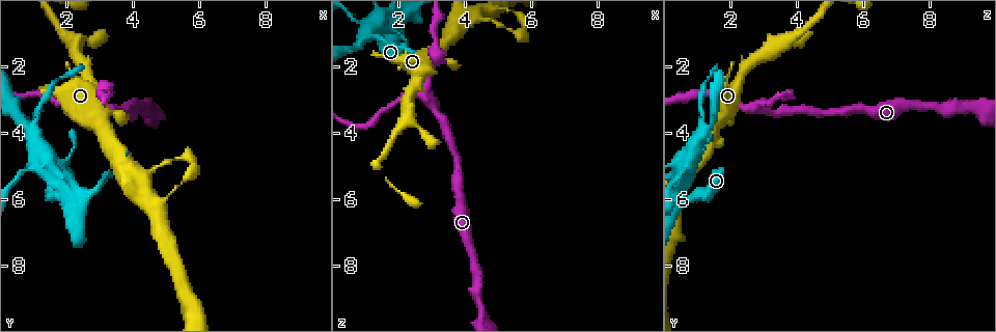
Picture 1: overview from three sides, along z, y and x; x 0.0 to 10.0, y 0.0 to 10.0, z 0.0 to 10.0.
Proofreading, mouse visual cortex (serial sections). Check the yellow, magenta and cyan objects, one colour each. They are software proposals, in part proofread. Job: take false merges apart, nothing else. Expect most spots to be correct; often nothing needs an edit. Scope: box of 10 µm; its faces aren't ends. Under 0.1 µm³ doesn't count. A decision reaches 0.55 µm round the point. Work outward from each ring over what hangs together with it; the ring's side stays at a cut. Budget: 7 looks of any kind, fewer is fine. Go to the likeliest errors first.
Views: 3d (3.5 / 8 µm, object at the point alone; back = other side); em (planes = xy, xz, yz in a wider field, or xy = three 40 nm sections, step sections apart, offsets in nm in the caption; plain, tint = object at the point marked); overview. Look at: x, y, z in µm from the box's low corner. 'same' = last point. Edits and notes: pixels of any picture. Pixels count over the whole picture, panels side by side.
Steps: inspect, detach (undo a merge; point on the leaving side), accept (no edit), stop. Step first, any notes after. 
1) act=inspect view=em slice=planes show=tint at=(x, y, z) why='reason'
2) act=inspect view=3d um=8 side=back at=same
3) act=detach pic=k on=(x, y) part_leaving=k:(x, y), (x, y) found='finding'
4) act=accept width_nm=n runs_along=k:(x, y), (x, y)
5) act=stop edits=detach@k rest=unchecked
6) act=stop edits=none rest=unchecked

act=inspect view=3d um=8 at=(2.70, 3.25, 2.85) why='branch point'

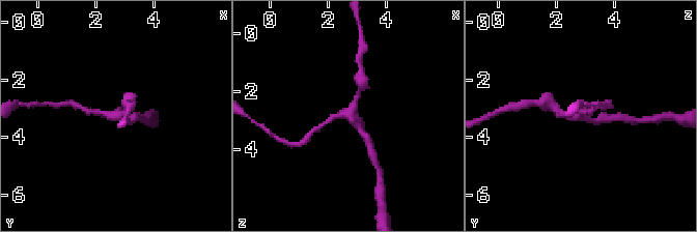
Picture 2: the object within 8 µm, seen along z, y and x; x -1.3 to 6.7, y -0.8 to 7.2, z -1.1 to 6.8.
act=inspect view=3d um=3.5 at=same why='zoom in'

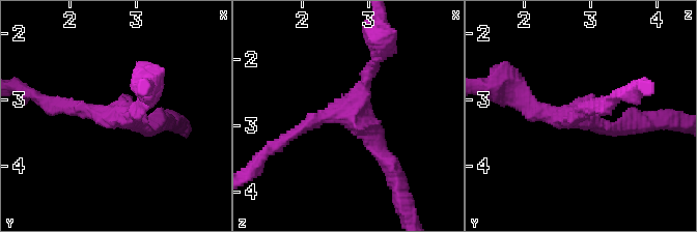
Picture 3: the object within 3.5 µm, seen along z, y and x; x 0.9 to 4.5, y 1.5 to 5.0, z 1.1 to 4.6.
act=inspect view=em slice=xy step=5 show=tint at=(2.70, 3.20, 2.85) arms=3 arm_widths_nm=200,200,200

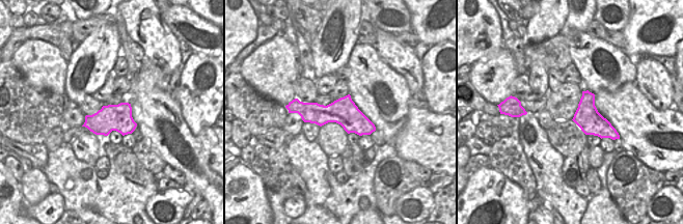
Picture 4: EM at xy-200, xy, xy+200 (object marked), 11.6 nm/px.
act=accept runs_along=3:(629, 121), (605, 127), (523, 99) found='continuous, no second cell'

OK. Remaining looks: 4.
act=inspect view=3d um=3.5 at=(1.10, 5.00, 0.70) why='side arm on a straight run'

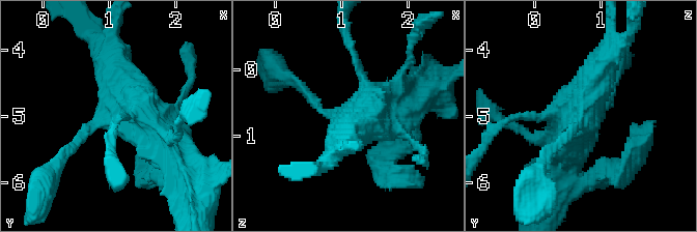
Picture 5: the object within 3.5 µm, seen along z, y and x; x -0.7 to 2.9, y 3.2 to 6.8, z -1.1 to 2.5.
act=inspect view=em slice=xy step=2 show=tint at=(1.10, 5.05, 0.75) why='shape alone is not enough'

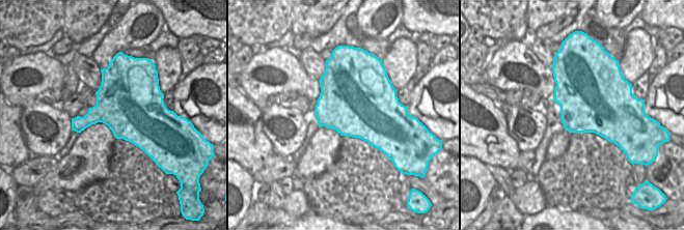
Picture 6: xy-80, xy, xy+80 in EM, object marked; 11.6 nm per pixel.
act=accept runs_along=5:(175, 162), (105, 56) found='continuous, no second cell'

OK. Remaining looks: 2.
act=inspect view=3d um=8 at=(2.00, 1.10, 3.90) why='calibre changes'

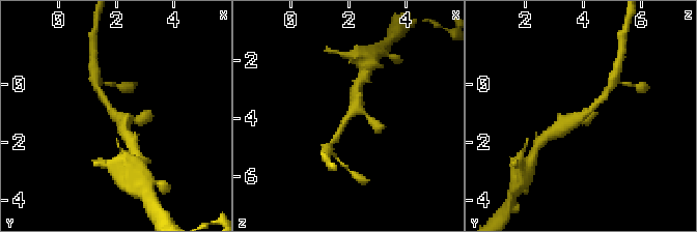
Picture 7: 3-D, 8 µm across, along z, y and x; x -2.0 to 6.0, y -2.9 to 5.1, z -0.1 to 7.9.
act=inspect view=em slice=xy step=1 show=tint at=same why='need the tissue'

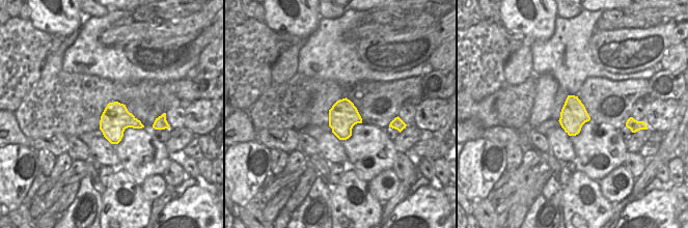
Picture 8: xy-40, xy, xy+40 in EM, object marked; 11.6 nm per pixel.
act=accept runs_along=7:(556, 131), (585, 115), (601, 99) found='continuous, no second cell'

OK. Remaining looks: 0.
act=stop edits=none rest=unchecked

